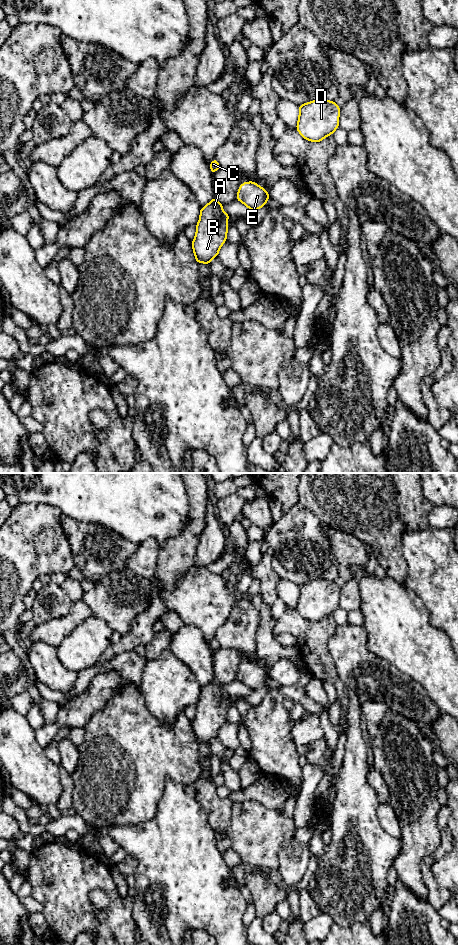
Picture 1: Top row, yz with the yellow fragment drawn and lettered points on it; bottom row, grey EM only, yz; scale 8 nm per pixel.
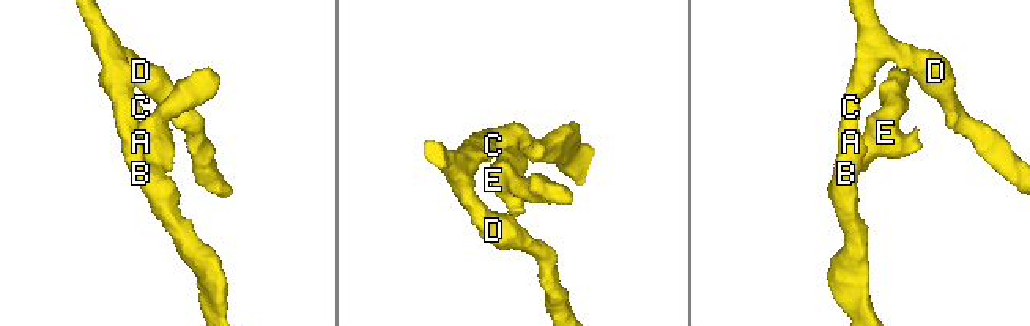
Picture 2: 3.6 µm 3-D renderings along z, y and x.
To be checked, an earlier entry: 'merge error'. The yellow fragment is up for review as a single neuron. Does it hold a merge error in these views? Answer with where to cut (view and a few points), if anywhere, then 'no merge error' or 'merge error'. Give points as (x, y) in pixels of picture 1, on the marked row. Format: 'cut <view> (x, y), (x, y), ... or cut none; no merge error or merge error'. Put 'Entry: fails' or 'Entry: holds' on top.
Entry: fails
cut none; no merge error

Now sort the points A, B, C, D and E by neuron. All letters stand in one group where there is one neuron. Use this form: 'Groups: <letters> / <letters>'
Groups: A B C D E

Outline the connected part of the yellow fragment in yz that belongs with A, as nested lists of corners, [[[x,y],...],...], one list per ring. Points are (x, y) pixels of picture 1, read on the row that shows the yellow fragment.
[[[215,199],[200,209],[200,218],[196,224],[196,234],[191,242],[197,263],[210,266],[213,258],[217,257],[221,246],[227,241],[227,220],[230,215],[222,209],[223,204]]]

